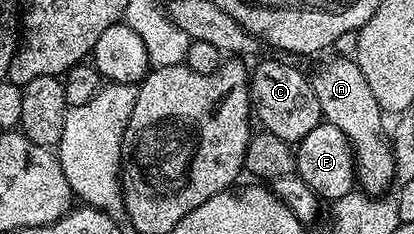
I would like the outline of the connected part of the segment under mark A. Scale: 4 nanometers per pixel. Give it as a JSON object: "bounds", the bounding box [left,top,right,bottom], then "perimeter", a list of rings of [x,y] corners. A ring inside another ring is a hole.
{"bounds":[310,56,396,196],"perimeter":[[[332,56],[329,62],[311,71],[310,81],[314,96],[318,96],[323,121],[334,124],[334,128],[338,128],[352,146],[359,189],[369,196],[383,195],[387,191],[384,189],[396,182],[396,157],[386,126],[384,130],[385,111],[381,110],[378,100],[374,100],[374,92],[370,92],[370,84],[366,84],[362,68],[358,68],[351,58]]]}

